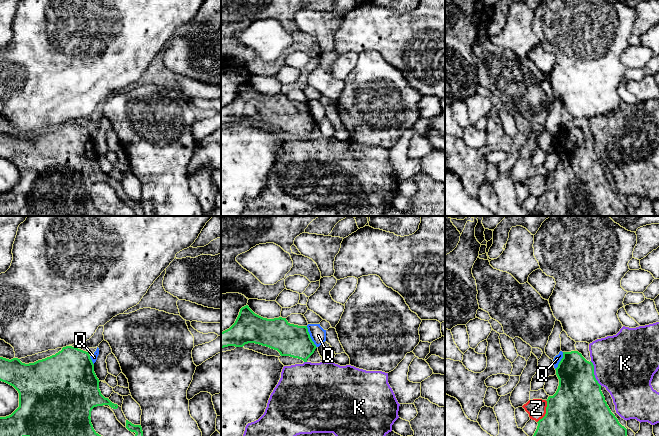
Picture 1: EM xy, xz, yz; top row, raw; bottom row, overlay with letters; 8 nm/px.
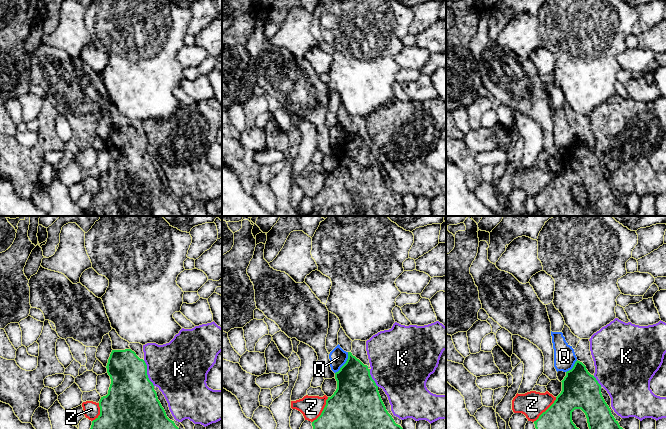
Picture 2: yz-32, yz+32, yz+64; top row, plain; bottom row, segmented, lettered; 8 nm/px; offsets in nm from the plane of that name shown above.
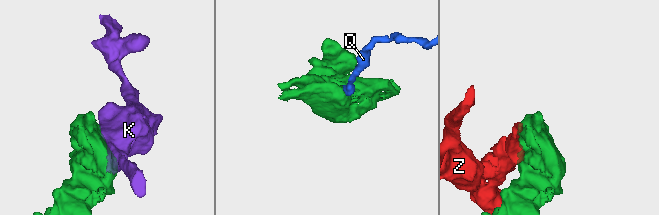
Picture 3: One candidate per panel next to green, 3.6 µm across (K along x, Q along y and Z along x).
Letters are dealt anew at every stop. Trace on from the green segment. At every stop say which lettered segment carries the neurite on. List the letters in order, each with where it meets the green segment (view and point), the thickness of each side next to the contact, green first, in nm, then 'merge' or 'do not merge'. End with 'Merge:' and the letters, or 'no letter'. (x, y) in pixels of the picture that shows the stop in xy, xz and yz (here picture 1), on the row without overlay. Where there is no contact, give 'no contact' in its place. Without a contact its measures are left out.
K: yz (593, 149) | 380/460 nm | do not merge
Q: xz (310, 113) | 260/130 nm | do not merge
Z: yz (546, 187) | 500/160 nm | do not merge
Merge: no letter

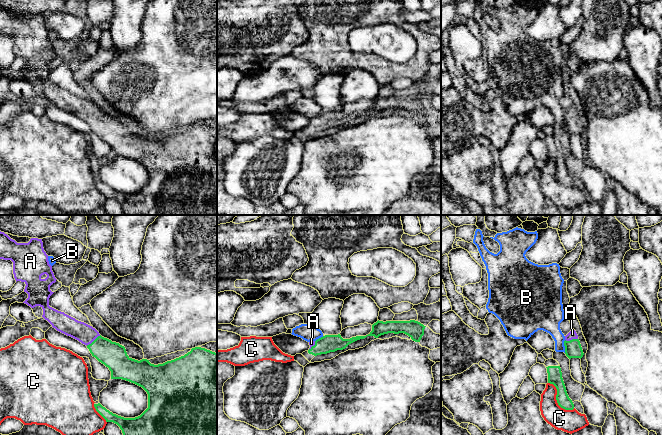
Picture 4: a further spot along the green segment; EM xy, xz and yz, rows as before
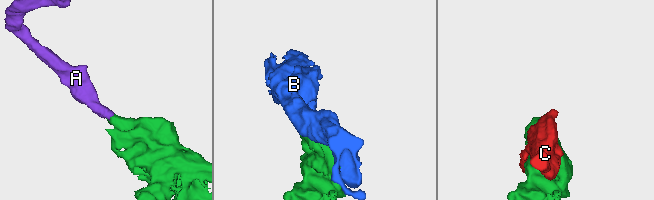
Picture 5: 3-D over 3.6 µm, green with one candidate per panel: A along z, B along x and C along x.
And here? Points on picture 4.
A: xy (94, 116) | 200/160 nm | merge
B: yz (564, 121) | 140/200 nm | do not merge
C: yz (556, 175) | 110/190 nm | do not merge
Merge: A

